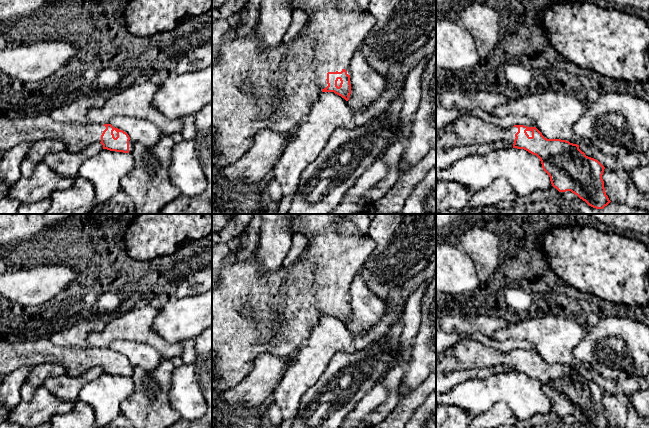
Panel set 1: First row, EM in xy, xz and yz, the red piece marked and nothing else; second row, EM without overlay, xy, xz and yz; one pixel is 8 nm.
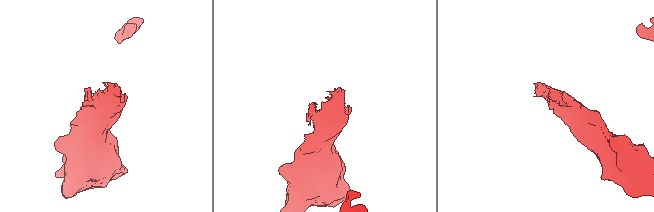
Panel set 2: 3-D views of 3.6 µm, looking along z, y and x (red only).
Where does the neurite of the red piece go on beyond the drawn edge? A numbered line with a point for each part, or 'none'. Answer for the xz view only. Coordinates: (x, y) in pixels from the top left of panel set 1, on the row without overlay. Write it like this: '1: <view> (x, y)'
1: xz (253, 313)

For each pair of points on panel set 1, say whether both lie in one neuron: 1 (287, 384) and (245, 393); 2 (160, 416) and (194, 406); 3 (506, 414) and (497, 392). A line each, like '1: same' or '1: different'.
1: different
2: different
3: different

